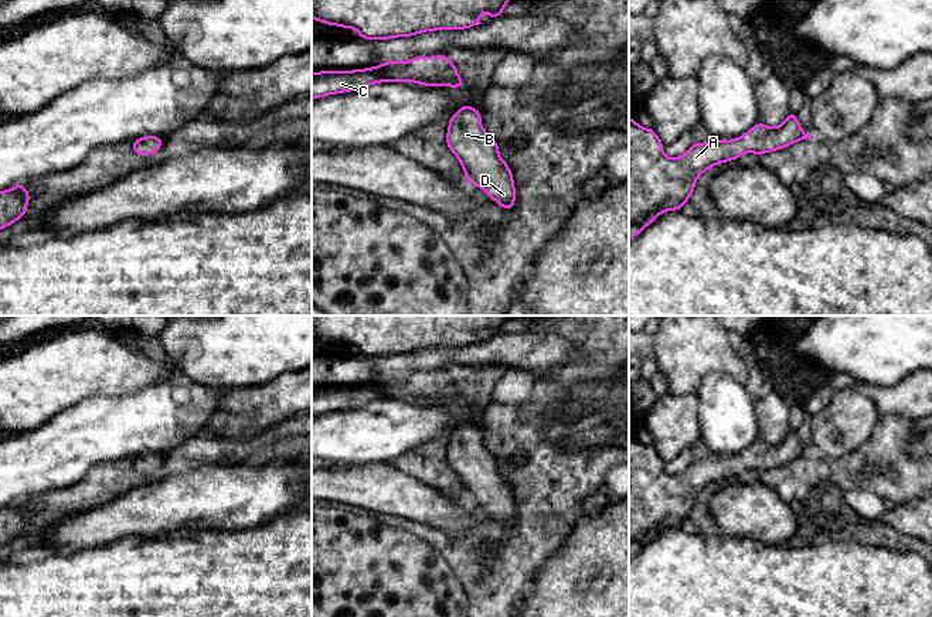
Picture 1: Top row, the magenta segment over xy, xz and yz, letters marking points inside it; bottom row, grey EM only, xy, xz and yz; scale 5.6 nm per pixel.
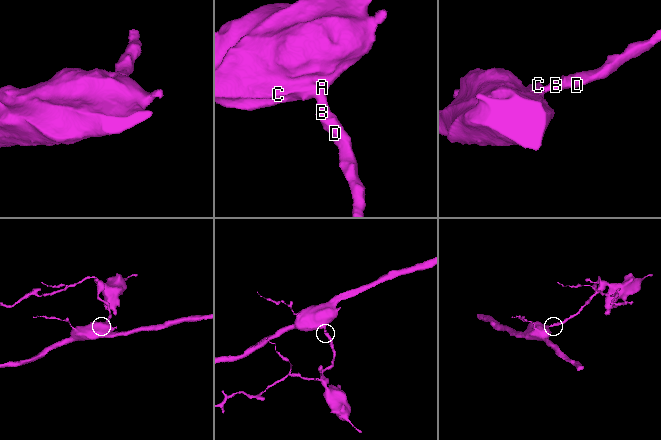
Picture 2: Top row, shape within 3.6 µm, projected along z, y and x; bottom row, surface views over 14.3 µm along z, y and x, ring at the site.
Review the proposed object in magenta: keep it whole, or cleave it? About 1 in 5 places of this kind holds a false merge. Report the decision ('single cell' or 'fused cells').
single cell

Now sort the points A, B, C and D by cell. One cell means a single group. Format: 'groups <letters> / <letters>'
groups A B C D

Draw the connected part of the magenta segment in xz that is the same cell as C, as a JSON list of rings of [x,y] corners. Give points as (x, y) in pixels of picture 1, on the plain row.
[[[446,372],[387,378],[373,385],[312,391],[312,416],[360,408],[380,399],[414,399],[424,403],[462,405],[456,382]]]

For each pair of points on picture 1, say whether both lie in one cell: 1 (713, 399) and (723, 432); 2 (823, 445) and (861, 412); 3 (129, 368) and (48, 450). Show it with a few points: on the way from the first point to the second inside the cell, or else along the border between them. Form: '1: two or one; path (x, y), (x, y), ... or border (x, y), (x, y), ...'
1: one; path (721, 408), (723, 423)
2: one; path (833, 435), (851, 416)
3: two; border (135, 389), (119, 395), (89, 396), (71, 408)

